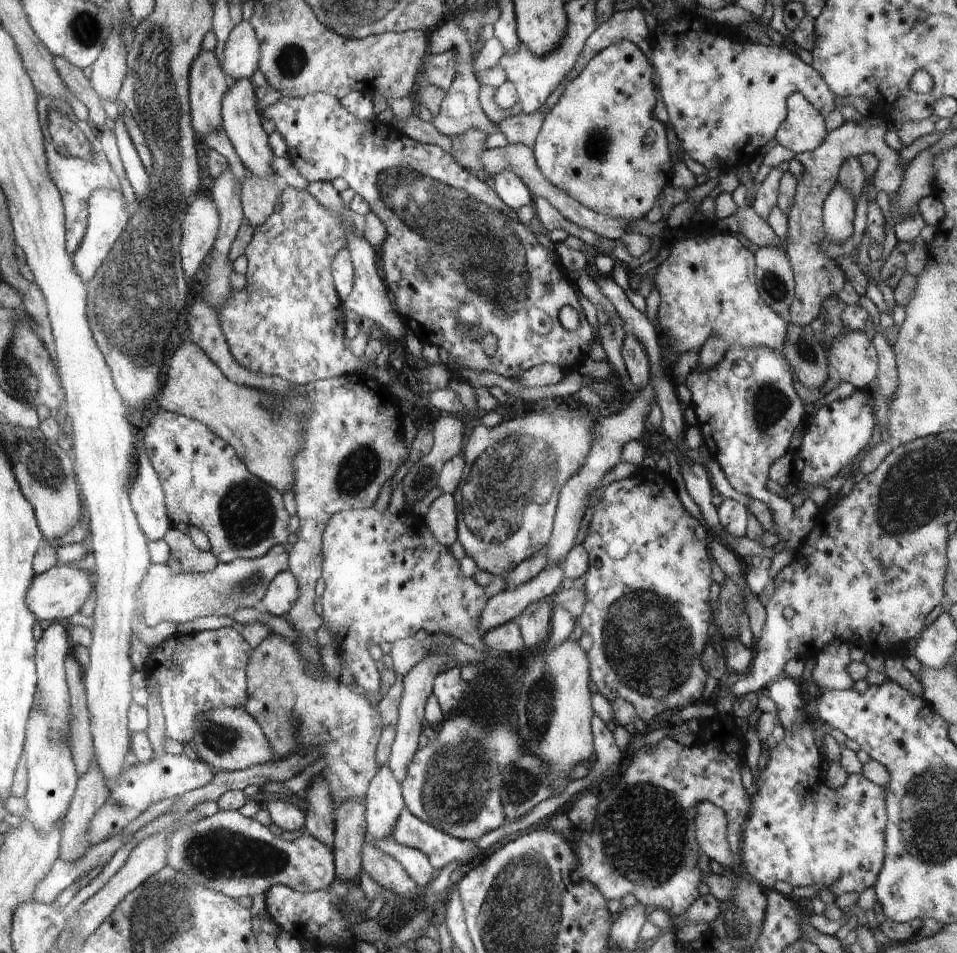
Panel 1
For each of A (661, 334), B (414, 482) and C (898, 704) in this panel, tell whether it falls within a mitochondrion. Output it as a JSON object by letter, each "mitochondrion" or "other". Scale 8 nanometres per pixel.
{"A":"other","B":"mitochondrion","C":"other"}

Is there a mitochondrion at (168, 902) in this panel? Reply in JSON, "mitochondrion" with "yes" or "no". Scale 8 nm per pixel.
{"mitochondrion":"yes"}

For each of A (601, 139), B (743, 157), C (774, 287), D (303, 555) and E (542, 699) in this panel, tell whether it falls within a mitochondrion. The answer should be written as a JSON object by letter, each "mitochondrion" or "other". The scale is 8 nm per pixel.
{"A":"mitochondrion","B":"other","C":"mitochondrion","D":"other","E":"mitochondrion"}

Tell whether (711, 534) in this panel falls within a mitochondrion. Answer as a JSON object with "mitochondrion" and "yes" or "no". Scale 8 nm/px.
{"mitochondrion":"no"}

